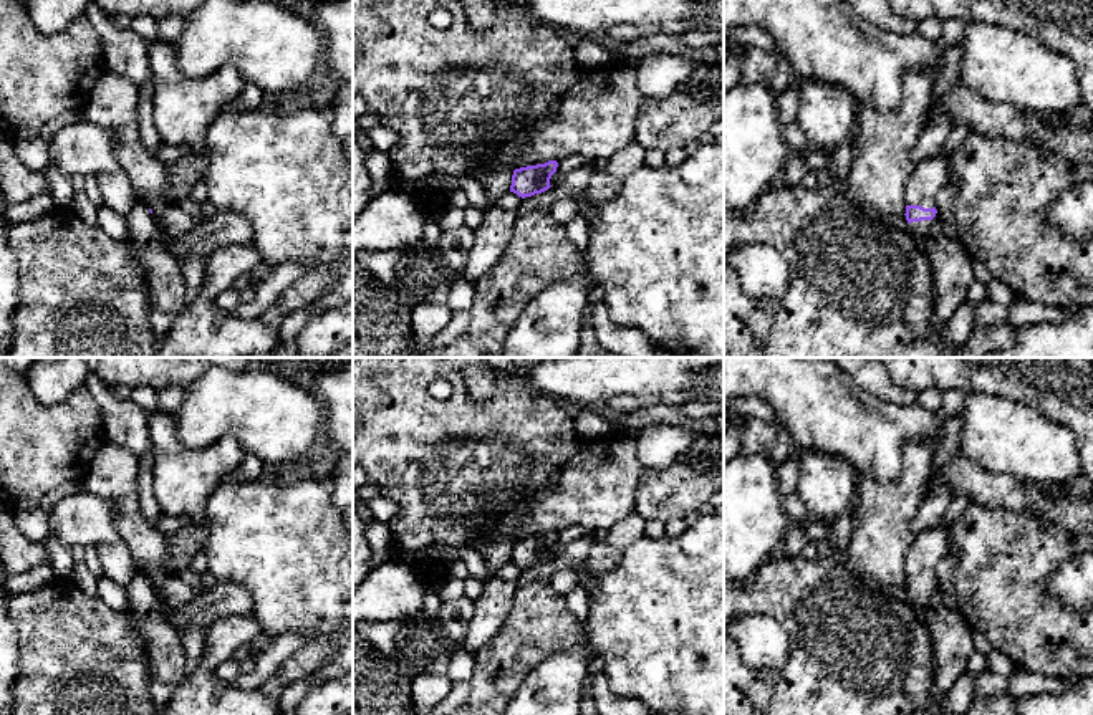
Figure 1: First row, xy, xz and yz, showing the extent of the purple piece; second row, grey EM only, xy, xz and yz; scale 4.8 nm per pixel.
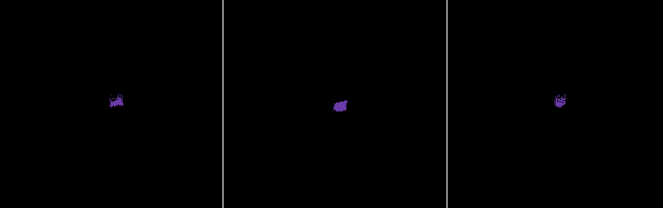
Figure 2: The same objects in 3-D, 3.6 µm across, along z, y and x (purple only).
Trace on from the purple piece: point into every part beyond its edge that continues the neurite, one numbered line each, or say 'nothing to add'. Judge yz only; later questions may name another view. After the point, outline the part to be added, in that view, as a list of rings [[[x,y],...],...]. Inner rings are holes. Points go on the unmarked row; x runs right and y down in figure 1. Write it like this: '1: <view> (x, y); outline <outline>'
1: yz (929, 547); outline [[[937,523],[916,536],[908,553],[906,576],[936,578],[936,566],[951,548],[951,528]]]
2: yz (919, 599); outline [[[921,591],[921,593],[911,593],[908,594],[908,599],[914,604],[917,614],[926,619],[927,616],[927,606],[931,599],[932,591]]]

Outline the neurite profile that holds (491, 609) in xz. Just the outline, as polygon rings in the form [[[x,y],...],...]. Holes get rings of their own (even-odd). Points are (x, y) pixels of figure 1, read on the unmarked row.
[[[507,563],[484,583],[482,596],[475,601],[467,637],[462,644],[472,655],[485,647],[502,627],[512,609],[520,574],[522,568]]]

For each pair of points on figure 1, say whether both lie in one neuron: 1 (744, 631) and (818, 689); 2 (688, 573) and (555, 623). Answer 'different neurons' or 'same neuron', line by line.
1: different neurons
2: different neurons

